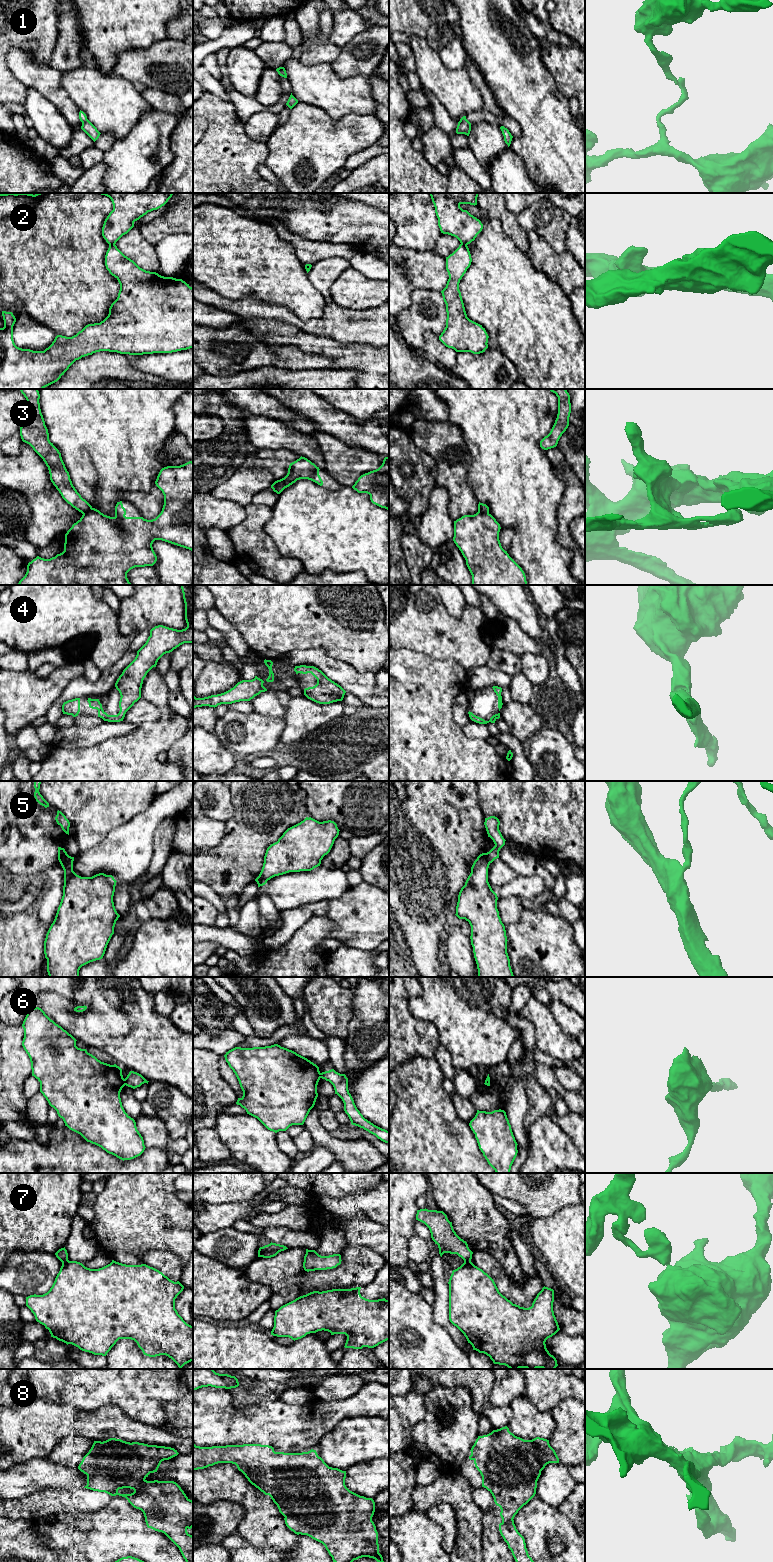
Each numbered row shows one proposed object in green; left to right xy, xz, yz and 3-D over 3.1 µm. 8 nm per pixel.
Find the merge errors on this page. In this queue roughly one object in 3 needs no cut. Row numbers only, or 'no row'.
1, 2, 3, 5, 6, 7

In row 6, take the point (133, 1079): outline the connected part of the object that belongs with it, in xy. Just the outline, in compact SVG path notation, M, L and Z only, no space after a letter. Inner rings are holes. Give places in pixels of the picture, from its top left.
M130 1071L127 1077L124 1079L125 1085L133 1089L140 1087L142 1084L147 1083L147 1081L141 1074Z

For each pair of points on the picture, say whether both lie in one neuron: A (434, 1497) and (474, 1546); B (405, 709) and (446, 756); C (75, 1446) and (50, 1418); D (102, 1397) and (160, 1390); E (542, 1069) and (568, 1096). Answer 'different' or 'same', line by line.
A: same
B: same
C: different
D: same
E: same

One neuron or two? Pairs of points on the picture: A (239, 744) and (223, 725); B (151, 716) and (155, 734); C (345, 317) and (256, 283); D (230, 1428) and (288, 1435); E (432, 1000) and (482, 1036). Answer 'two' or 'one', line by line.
A: one
B: two
C: two
D: one
E: one

